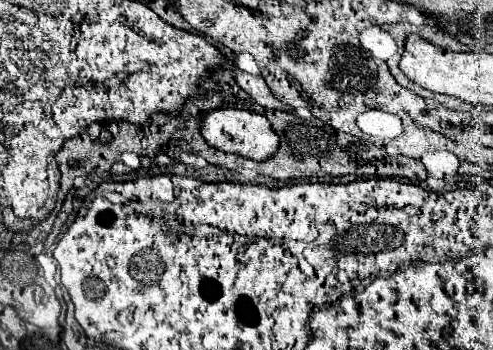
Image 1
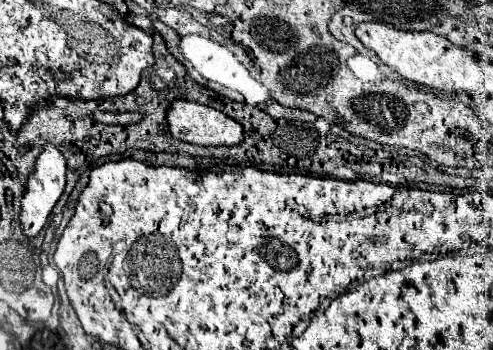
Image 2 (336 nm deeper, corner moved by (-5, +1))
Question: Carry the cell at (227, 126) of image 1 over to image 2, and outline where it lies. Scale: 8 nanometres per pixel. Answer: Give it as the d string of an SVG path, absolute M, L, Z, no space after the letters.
M178 99L170 105L168 109L168 125L170 125L170 133L172 137L186 141L186 143L194 143L194 145L204 145L204 147L220 147L220 145L240 145L244 141L244 127L230 119L228 115L224 115L218 109L212 109L208 105L202 103L192 103L192 101L184 101Z

